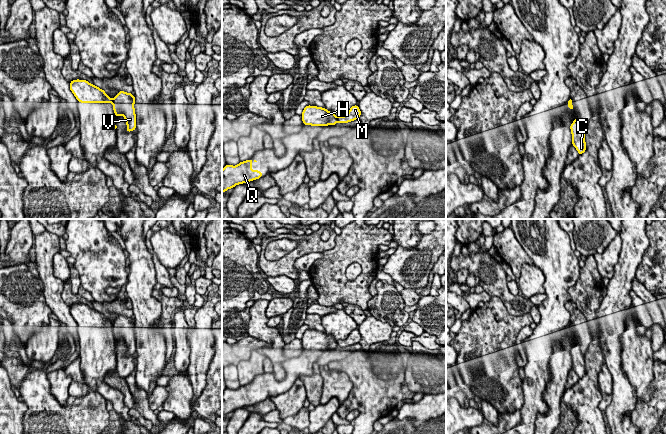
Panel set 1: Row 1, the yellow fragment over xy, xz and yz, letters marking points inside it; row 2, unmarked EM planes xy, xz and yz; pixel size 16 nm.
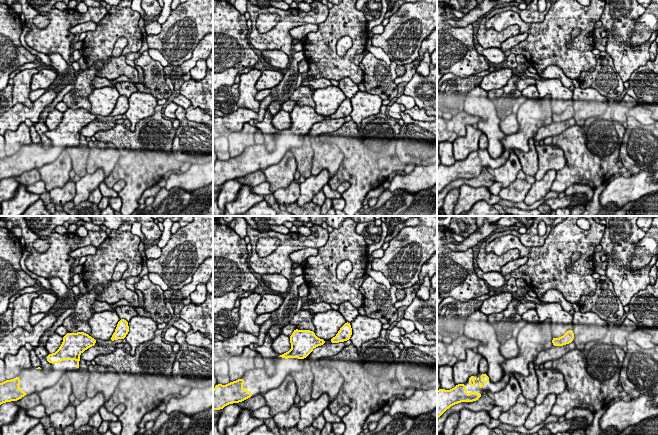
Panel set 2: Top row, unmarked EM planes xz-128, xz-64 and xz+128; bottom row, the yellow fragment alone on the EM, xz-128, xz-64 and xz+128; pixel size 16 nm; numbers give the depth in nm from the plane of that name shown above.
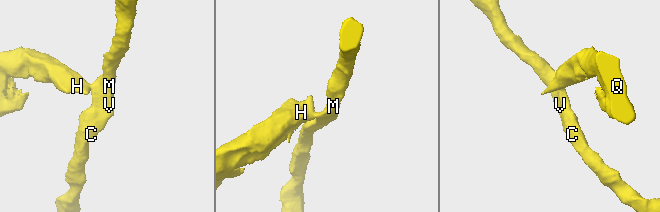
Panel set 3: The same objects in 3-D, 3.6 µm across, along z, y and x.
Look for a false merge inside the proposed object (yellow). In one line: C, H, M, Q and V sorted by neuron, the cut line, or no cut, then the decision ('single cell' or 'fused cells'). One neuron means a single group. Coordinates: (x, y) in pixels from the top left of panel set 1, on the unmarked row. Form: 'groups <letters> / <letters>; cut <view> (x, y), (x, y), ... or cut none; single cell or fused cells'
groups C M V / H Q; cut xz (336, 341), (338, 345); fused cells

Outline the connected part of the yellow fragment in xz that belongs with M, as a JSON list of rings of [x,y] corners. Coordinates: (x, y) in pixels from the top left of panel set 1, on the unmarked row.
[[[358,329],[352,330],[349,336],[345,340],[337,341],[338,346],[340,347],[347,347],[359,343],[361,339],[361,335]]]

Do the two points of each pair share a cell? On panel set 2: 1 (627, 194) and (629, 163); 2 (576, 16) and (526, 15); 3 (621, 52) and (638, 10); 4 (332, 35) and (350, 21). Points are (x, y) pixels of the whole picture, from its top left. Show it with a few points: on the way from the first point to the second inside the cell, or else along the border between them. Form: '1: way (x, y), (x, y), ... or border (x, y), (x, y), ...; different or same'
1: border (637, 173), (632, 175); different
2: border (549, 10), (541, 21), (531, 23); different
3: way (619, 42), (619, 29), (628, 20); same
4: way (336, 31), (346, 24); same

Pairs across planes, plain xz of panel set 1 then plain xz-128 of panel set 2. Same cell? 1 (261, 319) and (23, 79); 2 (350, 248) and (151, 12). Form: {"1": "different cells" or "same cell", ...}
{"1": "same cell", "2": "different cells"}

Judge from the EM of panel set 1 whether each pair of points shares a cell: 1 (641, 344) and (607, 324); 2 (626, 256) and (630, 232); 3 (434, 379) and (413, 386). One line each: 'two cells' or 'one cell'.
1: two cells
2: one cell
3: one cell

